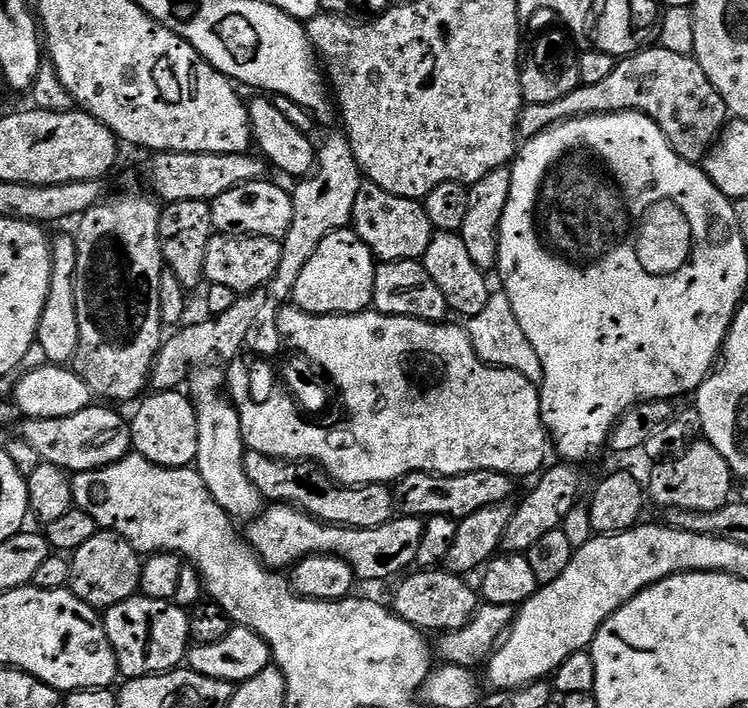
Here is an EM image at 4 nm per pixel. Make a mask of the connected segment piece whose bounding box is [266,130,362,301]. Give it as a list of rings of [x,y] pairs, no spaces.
[[[337,130],[333,136],[325,138],[324,145],[319,145],[315,168],[297,183],[300,184],[297,188],[291,189],[292,221],[290,230],[282,238],[282,260],[272,281],[266,285],[270,299],[287,301],[294,290],[294,282],[298,282],[298,274],[302,274],[302,266],[310,262],[314,250],[318,250],[330,233],[351,225],[354,198],[358,198],[361,183],[362,173],[347,135]]]

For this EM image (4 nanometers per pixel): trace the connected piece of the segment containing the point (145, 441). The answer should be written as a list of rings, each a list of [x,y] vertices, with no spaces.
[[[180,390],[171,392],[153,391],[151,395],[141,402],[136,417],[131,417],[130,420],[133,449],[139,455],[145,456],[152,464],[157,464],[163,468],[186,468],[195,465],[196,455],[198,454],[198,418],[196,417],[195,404]]]

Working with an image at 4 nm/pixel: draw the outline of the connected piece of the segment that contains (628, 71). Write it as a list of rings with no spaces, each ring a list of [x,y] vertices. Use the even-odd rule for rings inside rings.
[[[659,46],[646,48],[623,57],[603,82],[581,84],[579,88],[570,90],[566,98],[558,98],[558,102],[525,104],[516,123],[517,137],[521,141],[529,140],[550,126],[561,124],[564,120],[577,120],[579,116],[640,112],[659,126],[681,158],[699,165],[730,119],[726,102],[722,94],[714,90],[710,78],[706,78],[695,58],[674,54],[674,50]]]

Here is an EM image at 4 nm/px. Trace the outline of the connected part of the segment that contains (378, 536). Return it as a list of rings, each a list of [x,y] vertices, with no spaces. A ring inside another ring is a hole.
[[[272,504],[265,507],[247,528],[248,543],[256,555],[273,570],[287,569],[306,556],[338,556],[349,564],[361,581],[388,580],[391,576],[399,577],[407,573],[416,564],[424,520],[401,515],[387,520],[377,528],[342,528],[338,524],[325,524],[323,520],[315,520],[313,516],[290,504]]]

